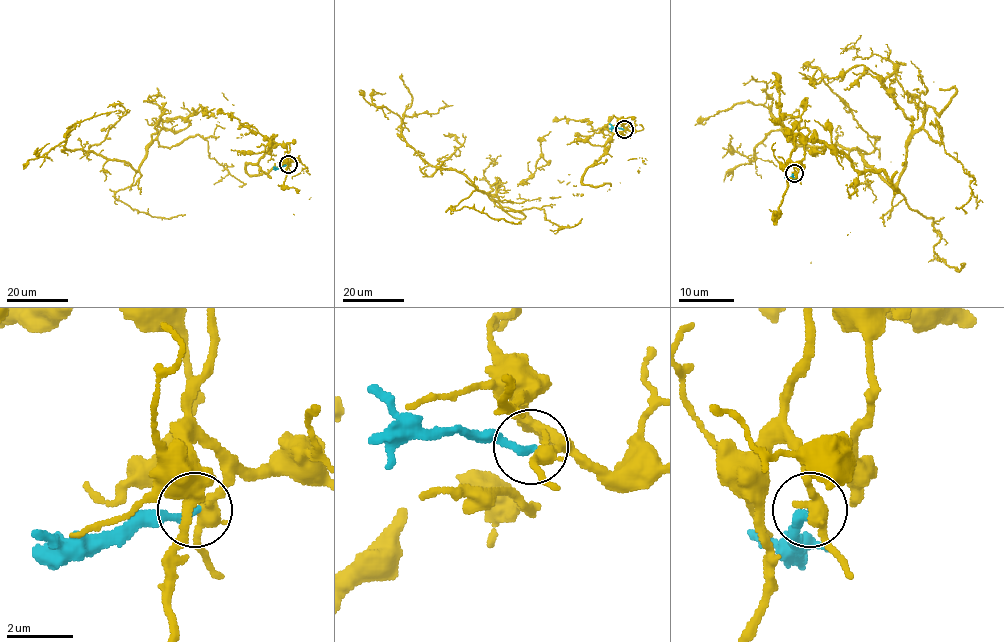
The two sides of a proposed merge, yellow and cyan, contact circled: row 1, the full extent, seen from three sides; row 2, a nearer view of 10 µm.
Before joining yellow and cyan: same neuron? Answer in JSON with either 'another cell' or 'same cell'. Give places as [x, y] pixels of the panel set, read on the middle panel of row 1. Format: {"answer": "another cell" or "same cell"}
{"answer": "another cell"}

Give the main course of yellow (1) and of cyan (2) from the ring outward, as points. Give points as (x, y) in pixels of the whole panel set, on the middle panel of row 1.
1: (625, 129), (555, 120), (536, 170), (498, 202), (402, 135), (404, 116), (453, 105)
2: (624, 129), (609, 123)

